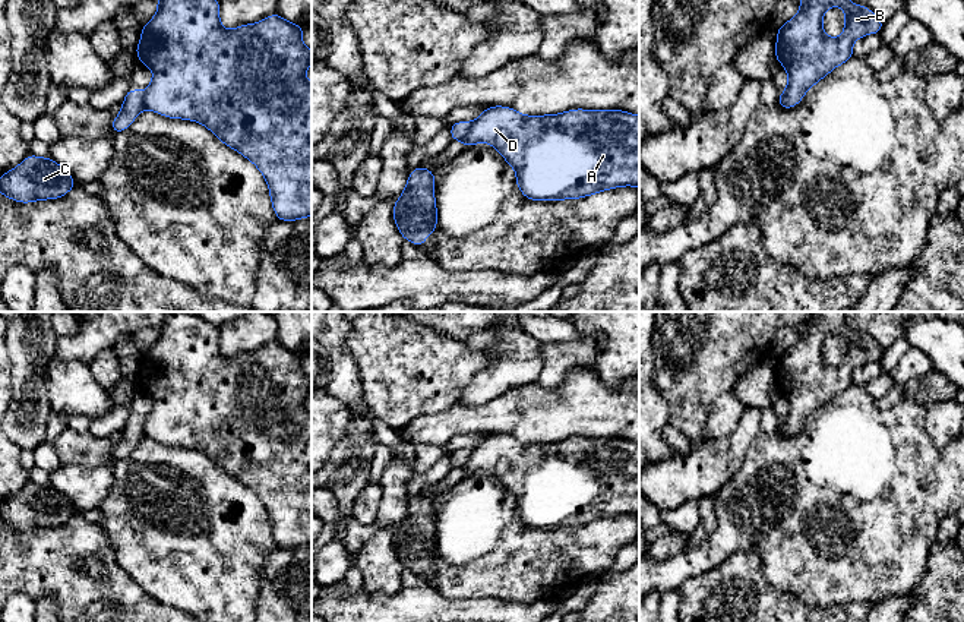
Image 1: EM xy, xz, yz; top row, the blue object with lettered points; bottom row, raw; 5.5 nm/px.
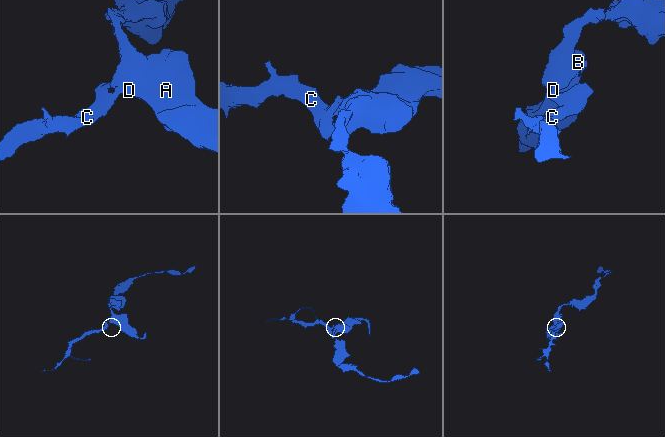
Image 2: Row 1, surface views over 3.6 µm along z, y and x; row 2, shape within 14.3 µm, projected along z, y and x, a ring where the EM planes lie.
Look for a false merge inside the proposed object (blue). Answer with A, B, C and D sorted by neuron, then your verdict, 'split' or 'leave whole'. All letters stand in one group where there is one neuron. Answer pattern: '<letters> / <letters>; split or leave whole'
A B D / C; split

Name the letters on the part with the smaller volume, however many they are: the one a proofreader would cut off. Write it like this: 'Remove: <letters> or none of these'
Remove: C

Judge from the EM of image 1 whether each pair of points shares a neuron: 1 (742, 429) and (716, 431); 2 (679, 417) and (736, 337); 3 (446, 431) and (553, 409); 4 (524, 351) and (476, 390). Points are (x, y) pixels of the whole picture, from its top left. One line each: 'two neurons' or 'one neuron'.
1: two neurons
2: one neuron
3: one neuron
4: one neuron

